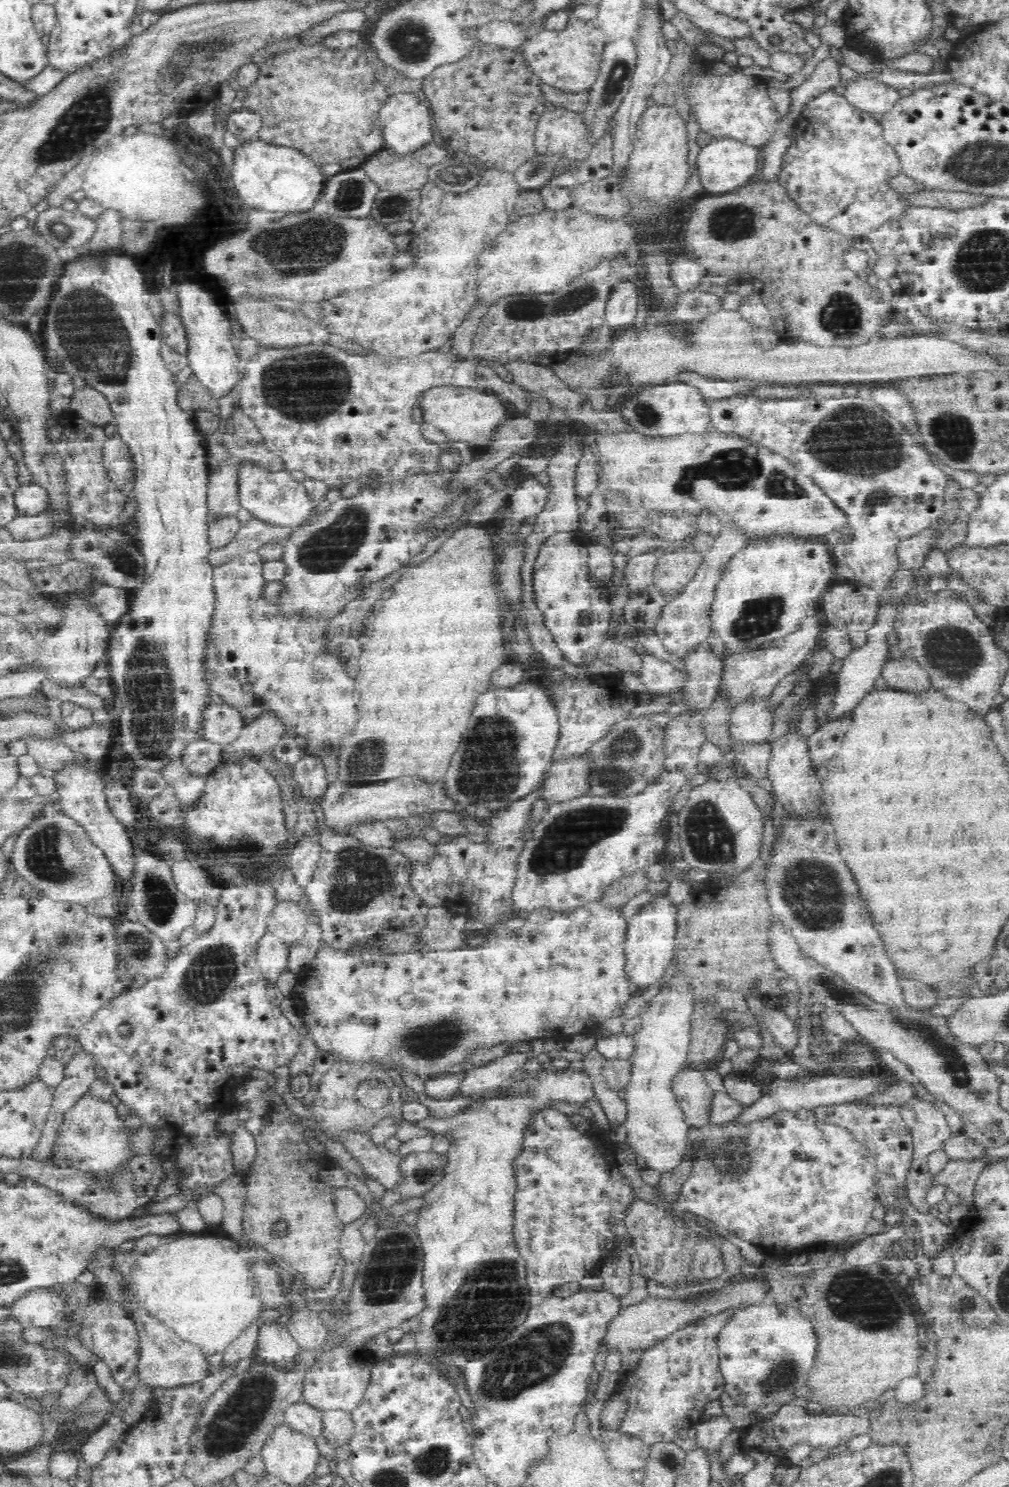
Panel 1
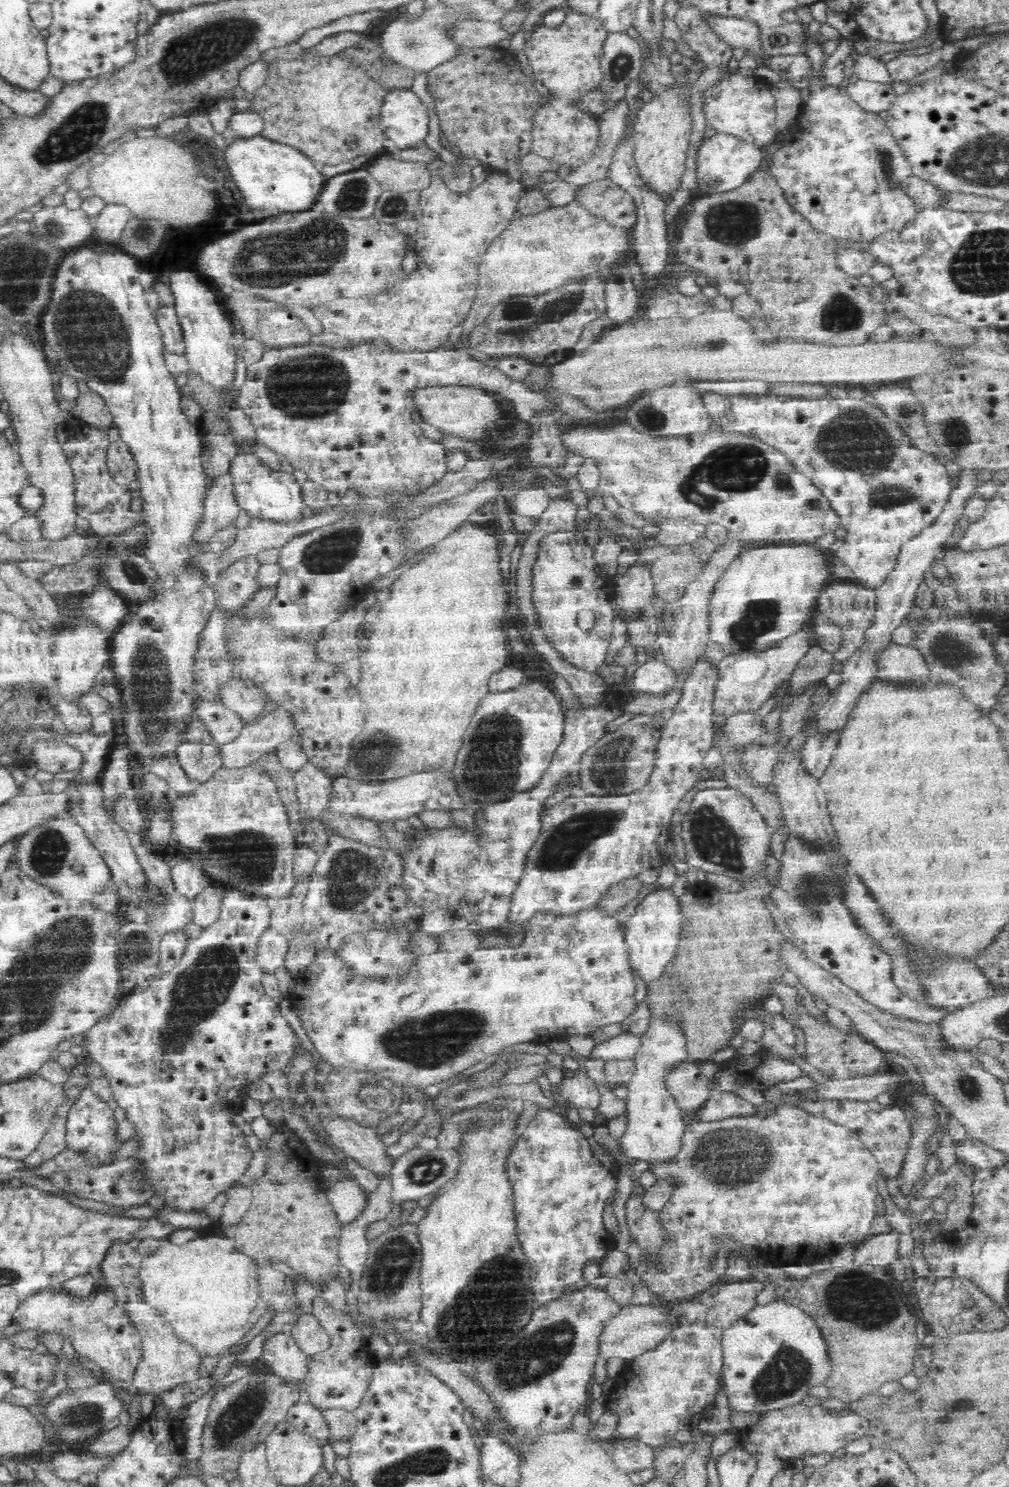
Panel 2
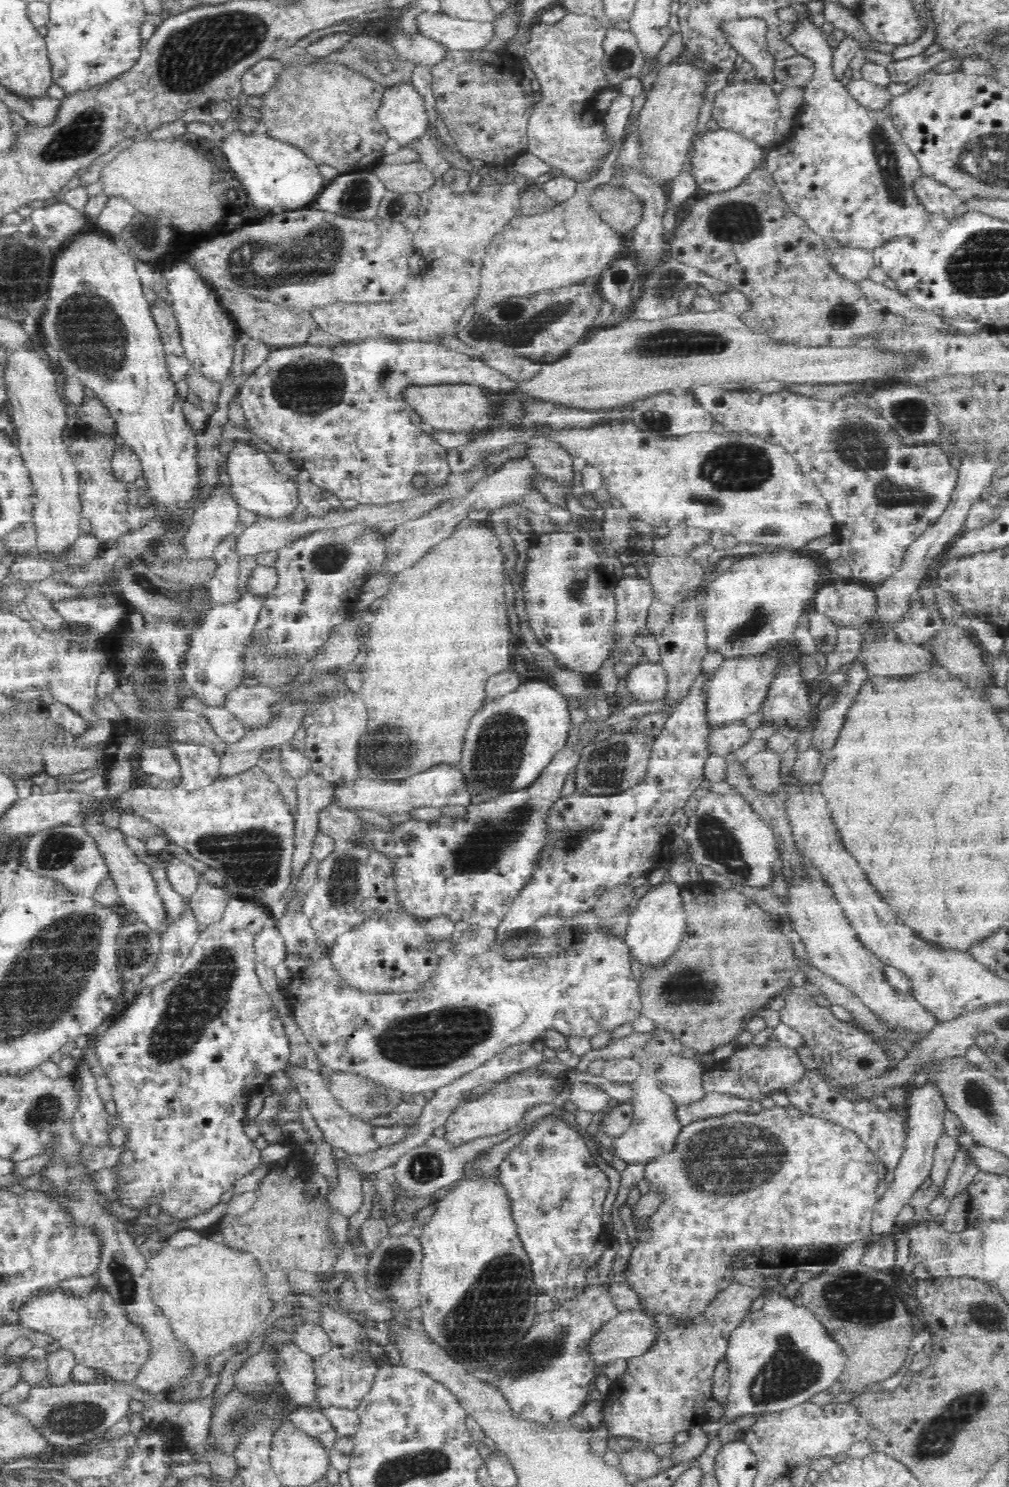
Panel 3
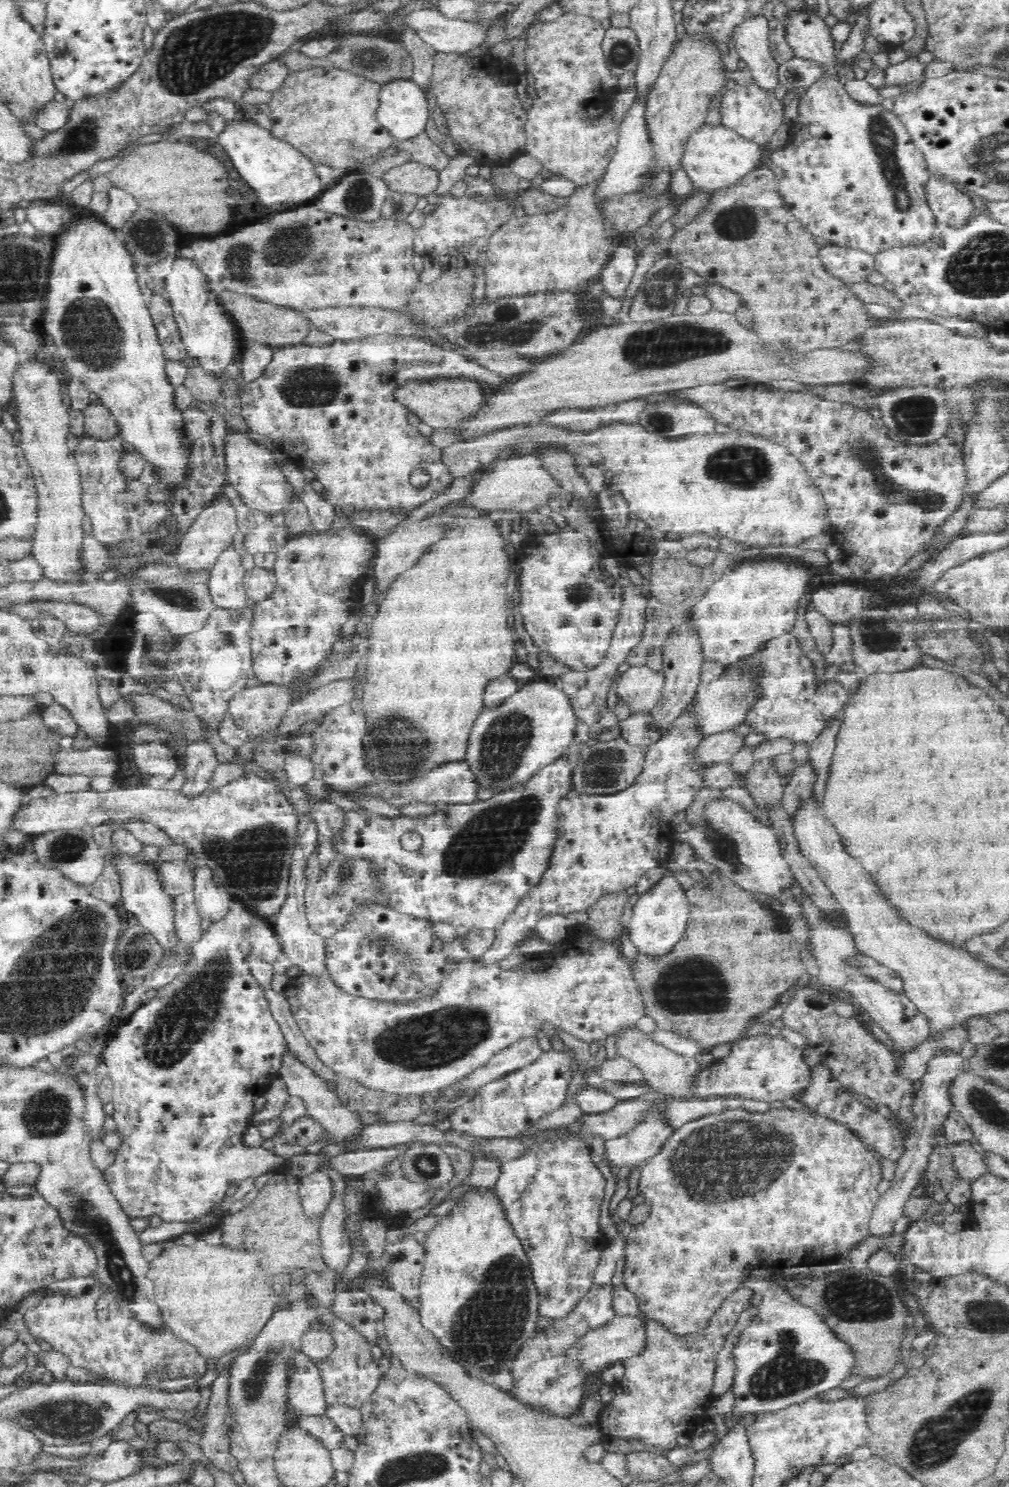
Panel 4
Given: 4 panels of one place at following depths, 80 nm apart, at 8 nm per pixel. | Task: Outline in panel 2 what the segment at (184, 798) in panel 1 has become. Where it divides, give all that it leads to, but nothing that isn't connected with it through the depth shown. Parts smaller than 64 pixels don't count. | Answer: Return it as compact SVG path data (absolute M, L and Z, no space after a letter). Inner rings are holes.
M170 754L164 758L162 762L154 764L147 770L154 771L160 778L163 778L170 787L172 794L182 796L190 796L196 792L200 781L192 781L186 775L185 770L180 765L180 761L176 759L176 754Z

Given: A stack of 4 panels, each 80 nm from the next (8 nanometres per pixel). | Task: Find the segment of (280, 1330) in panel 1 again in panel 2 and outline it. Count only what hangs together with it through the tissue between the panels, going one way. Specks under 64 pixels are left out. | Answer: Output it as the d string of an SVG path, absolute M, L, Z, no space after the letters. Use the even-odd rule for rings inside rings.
M275 1332L264 1339L260 1358L264 1367L288 1383L300 1383L303 1392L309 1360L310 1357L288 1333Z

